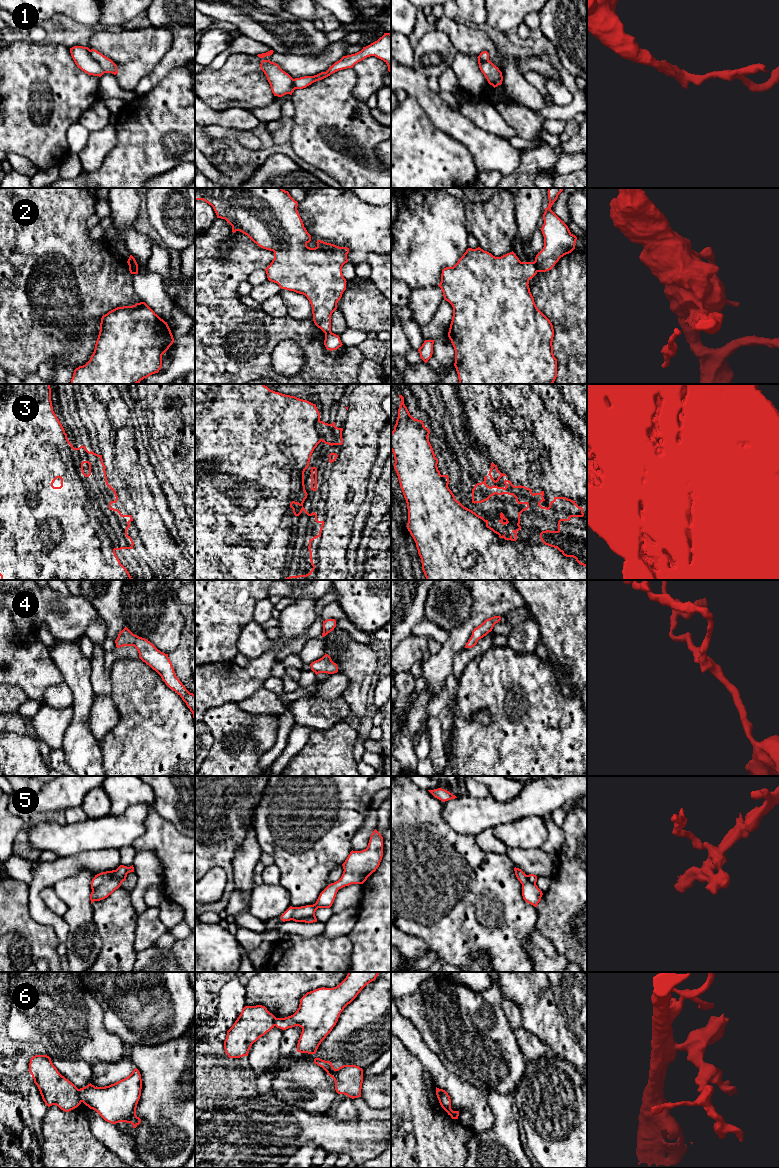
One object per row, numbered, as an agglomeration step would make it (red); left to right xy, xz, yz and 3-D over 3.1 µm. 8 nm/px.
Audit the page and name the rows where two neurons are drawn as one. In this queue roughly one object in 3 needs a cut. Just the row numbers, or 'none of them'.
1, 2, 6

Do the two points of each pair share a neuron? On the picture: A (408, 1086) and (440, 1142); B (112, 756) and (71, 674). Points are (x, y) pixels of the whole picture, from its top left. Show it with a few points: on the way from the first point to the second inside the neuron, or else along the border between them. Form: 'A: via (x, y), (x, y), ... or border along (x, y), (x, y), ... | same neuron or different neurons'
A: via (415, 1100), (425, 1112), (433, 1128) | same neuron
B: border along (98, 742), (101, 748), (103, 765) | different neurons

